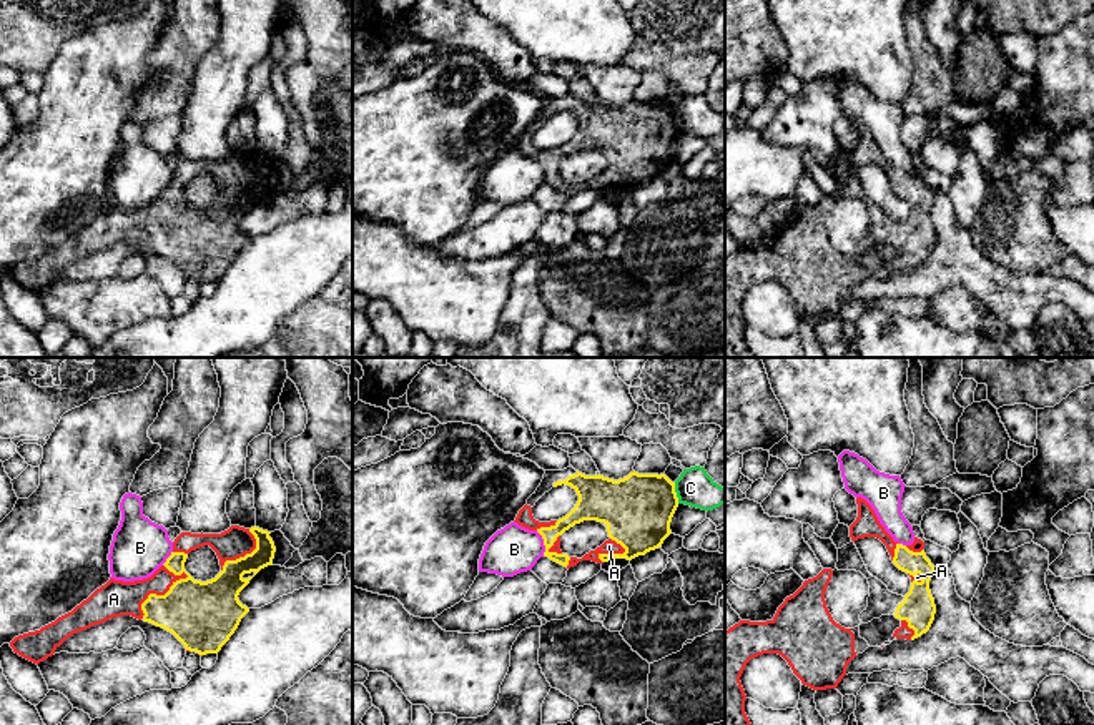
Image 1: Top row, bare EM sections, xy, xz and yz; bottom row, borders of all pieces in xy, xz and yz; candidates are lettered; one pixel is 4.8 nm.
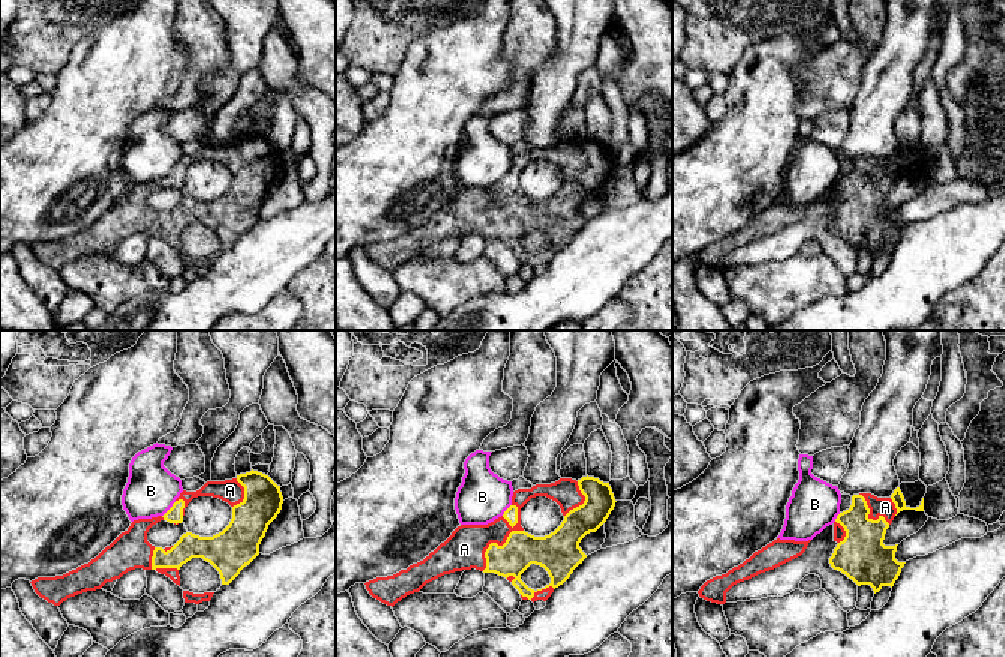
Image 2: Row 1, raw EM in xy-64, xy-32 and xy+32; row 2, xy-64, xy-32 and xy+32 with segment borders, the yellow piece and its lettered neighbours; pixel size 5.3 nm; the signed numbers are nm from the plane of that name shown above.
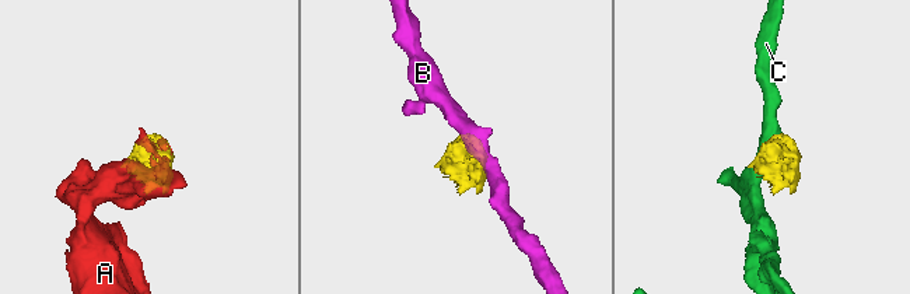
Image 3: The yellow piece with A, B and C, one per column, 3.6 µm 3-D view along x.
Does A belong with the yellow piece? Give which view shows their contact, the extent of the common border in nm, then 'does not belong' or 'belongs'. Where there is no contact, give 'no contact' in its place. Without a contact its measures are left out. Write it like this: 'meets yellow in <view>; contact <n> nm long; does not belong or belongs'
meets yellow in xy; contact 300 nm long; belongs

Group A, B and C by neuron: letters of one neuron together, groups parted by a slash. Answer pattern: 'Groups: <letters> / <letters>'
Groups: A / B / C

